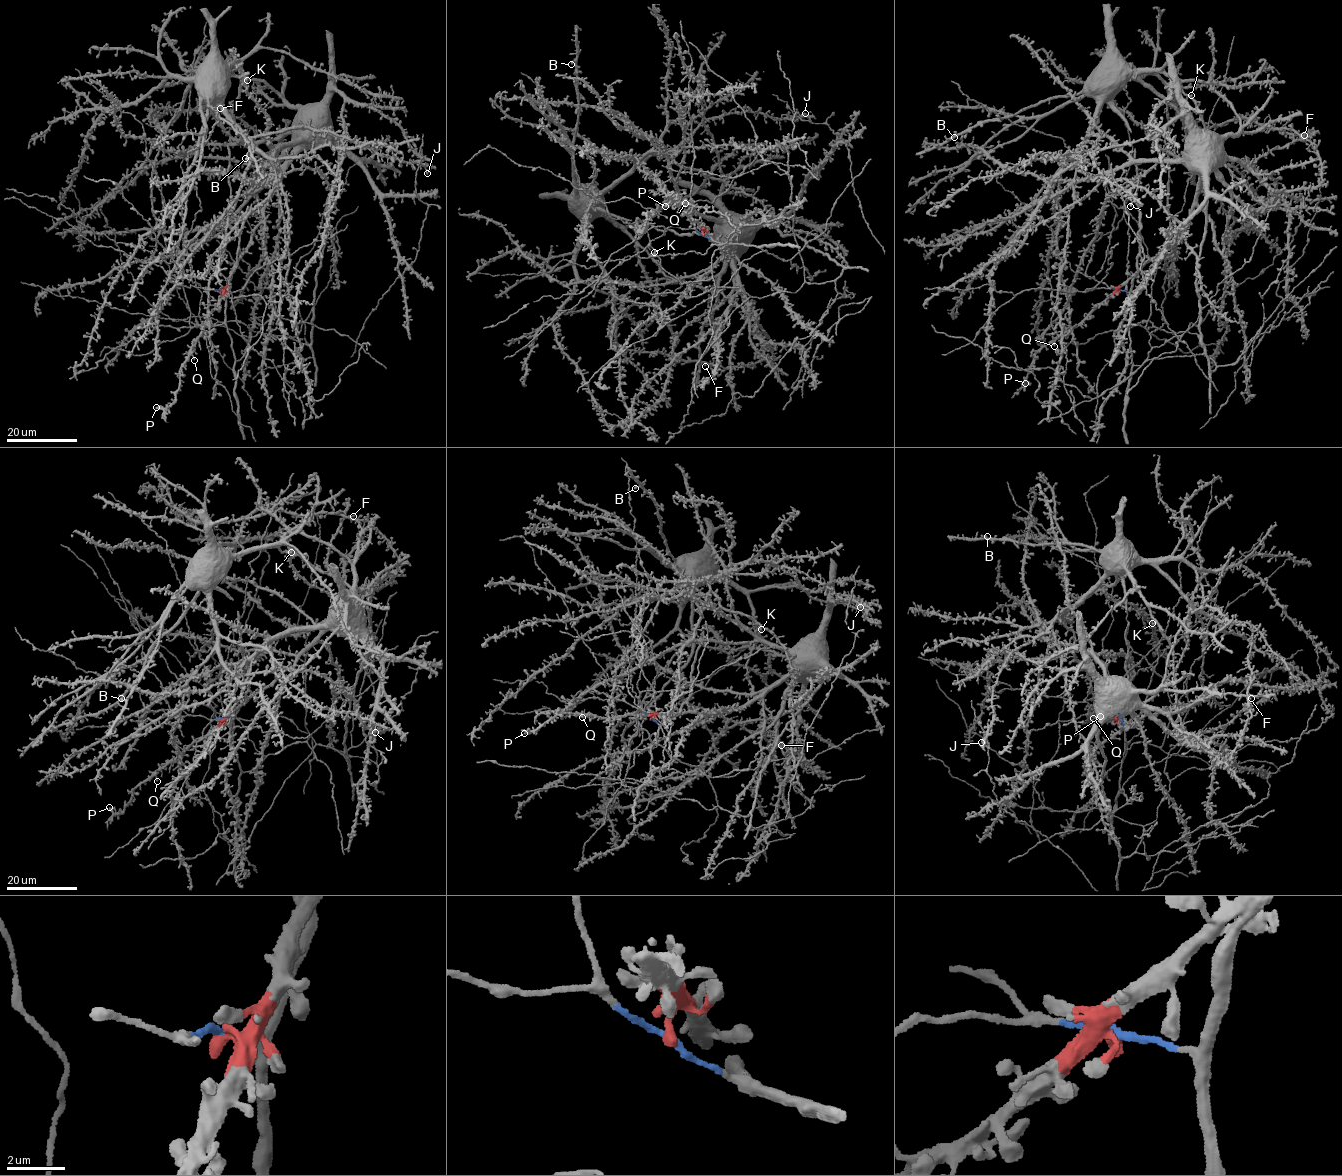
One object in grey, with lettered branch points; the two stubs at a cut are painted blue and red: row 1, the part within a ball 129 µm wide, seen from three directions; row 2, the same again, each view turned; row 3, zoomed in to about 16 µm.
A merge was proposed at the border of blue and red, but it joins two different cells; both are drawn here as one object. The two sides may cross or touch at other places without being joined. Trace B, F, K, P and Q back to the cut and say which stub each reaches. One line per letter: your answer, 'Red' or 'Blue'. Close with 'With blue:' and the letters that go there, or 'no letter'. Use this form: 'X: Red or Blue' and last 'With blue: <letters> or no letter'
B: Blue
F: Blue
K: Blue
P: Red
Q: Red
With blue: B, F, K

